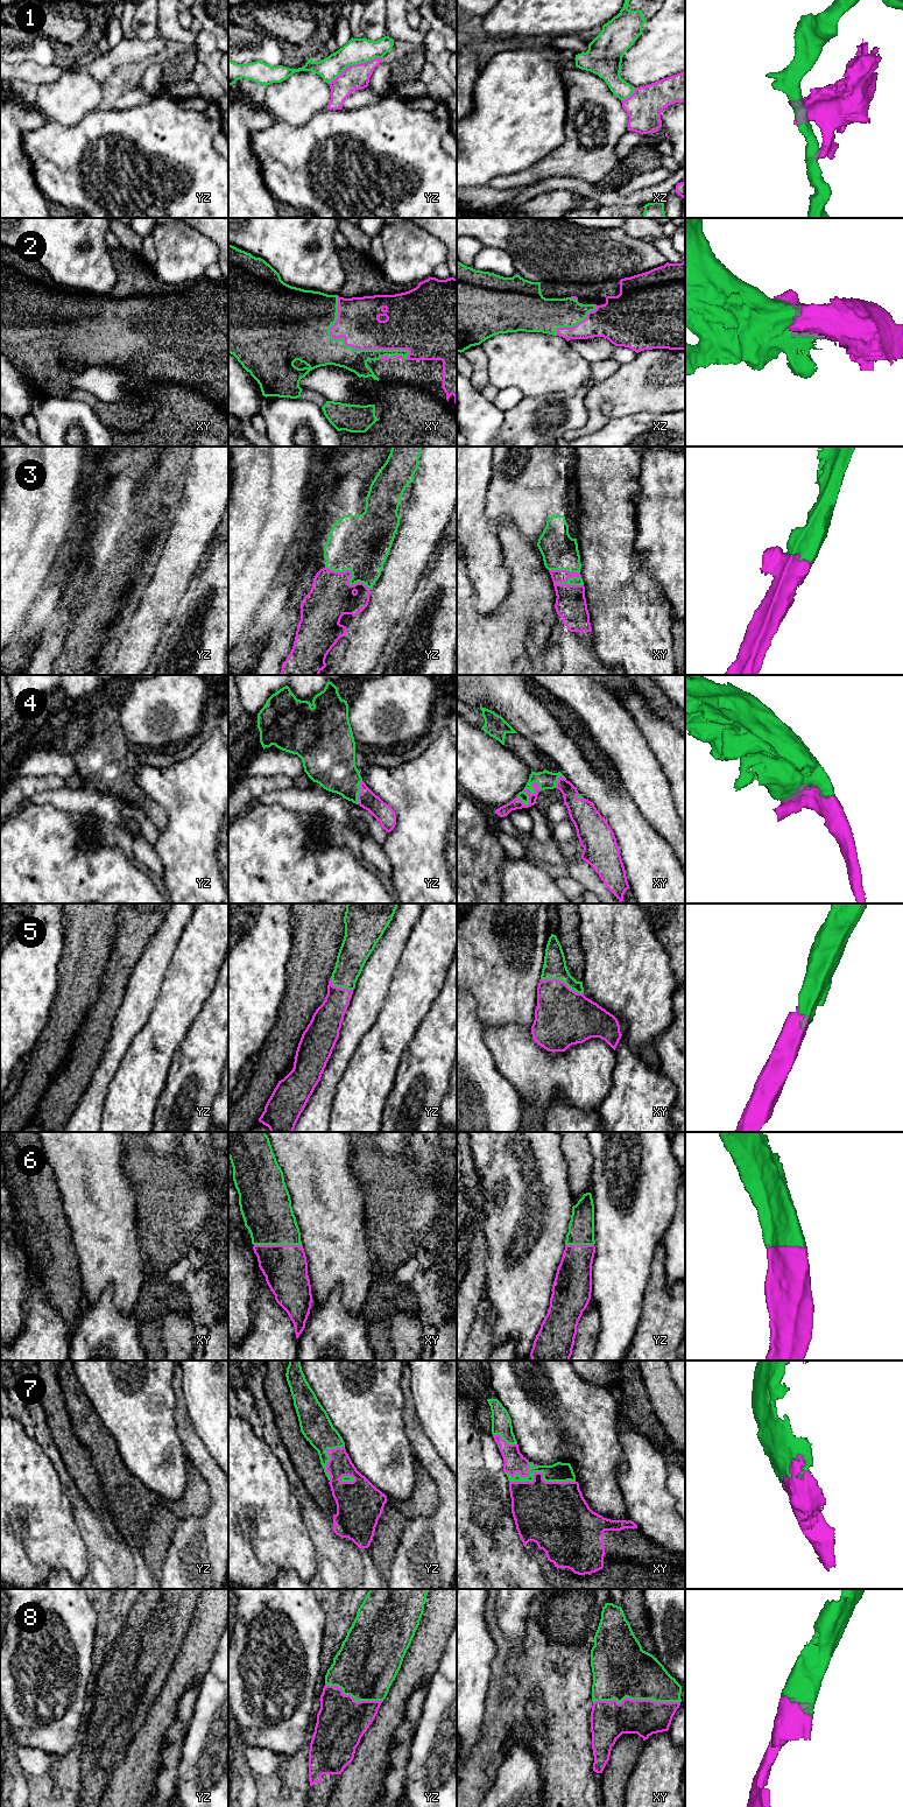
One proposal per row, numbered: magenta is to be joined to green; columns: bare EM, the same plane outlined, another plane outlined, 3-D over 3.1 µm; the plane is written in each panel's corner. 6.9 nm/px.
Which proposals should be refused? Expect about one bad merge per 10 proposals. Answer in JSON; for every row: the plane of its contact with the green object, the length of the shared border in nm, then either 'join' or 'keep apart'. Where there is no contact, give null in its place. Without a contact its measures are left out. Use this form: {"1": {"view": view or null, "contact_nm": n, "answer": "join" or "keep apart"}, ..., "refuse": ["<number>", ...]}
{"1": {"view": "yz", "contact_nm": 420, "answer": "keep apart"}, "2": {"view": "xy", "contact_nm": 650, "answer": "join"}, "3": {"view": "xy", "contact_nm": 260, "answer": "join"}, "4": {"view": "xy", "contact_nm": 190, "answer": "join"}, "5": {"view": "xy", "contact_nm": 320, "answer": "join"}, "6": {"view": "xy", "contact_nm": 320, "answer": "join"}, "7": {"view": "xy", "contact_nm": 460, "answer": "join"}, "8": {"view": "xy", "contact_nm": 600, "answer": "join"}, "refuse": ["1"]}

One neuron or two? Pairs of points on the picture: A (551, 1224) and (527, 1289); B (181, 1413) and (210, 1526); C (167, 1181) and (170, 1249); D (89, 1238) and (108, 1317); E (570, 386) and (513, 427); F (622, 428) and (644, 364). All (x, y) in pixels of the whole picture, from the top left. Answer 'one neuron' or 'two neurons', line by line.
A: one neuron
B: one neuron
C: one neuron
D: two neurons
E: two neurons
F: two neurons

